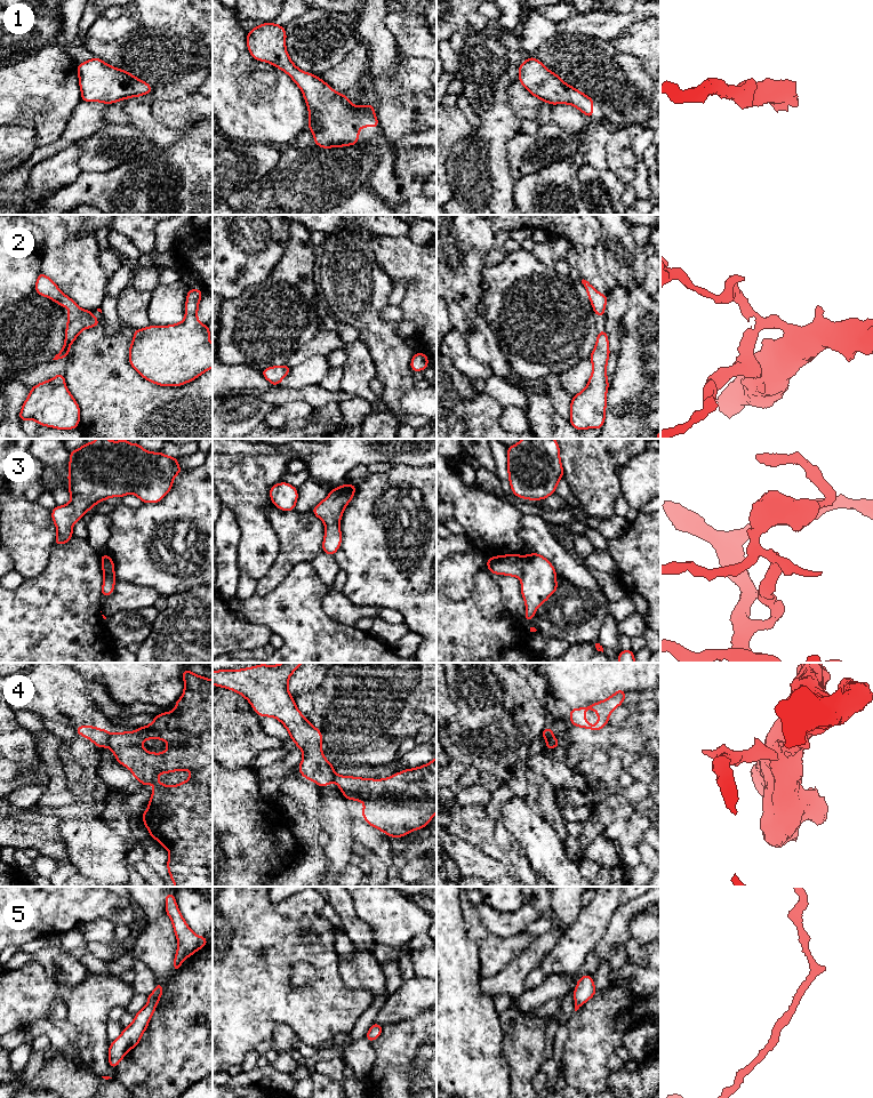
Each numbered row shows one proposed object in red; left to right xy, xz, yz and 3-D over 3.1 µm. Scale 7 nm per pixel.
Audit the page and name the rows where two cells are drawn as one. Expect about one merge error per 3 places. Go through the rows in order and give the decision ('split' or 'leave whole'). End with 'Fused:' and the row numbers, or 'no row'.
1: leave whole
2: leave whole
3: split
4: split
5: leave whole
Fused: 3, 4

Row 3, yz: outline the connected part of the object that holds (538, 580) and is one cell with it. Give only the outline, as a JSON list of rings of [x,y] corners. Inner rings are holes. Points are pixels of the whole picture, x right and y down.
[[[538,553],[522,556],[521,594],[526,602],[524,618],[531,622],[537,608],[556,592],[556,571],[552,563]]]

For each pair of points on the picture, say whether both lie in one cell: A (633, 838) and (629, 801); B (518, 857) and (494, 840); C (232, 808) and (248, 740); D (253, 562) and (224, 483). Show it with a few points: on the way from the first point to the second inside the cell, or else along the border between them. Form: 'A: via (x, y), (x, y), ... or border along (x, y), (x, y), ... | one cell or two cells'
A: via (629, 828), (629, 810) | one cell
B: via (512, 856), (499, 846) | one cell
C: border along (250, 766), (224, 768) | two cells
D: via (253, 543), (253, 522), (249, 509), (243, 503) | one cell

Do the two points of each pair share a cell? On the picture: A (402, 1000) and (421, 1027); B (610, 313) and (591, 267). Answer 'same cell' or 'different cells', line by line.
A: different cells
B: different cells

